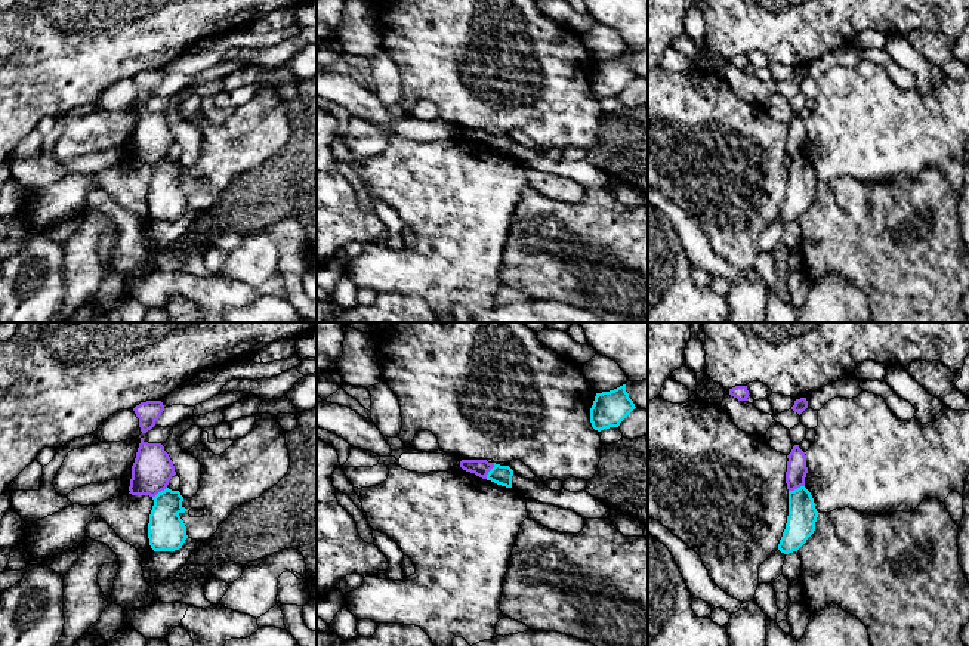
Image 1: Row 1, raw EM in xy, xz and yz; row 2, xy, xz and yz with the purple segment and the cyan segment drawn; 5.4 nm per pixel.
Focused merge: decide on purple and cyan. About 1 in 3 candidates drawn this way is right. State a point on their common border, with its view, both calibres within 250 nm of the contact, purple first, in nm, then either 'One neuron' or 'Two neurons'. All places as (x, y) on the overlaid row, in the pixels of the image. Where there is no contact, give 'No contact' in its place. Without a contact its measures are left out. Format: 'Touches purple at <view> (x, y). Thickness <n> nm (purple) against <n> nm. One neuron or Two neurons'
Touches purple at xz (490, 469). Thickness 90 nm (purple) against 110 nm. Two neurons

